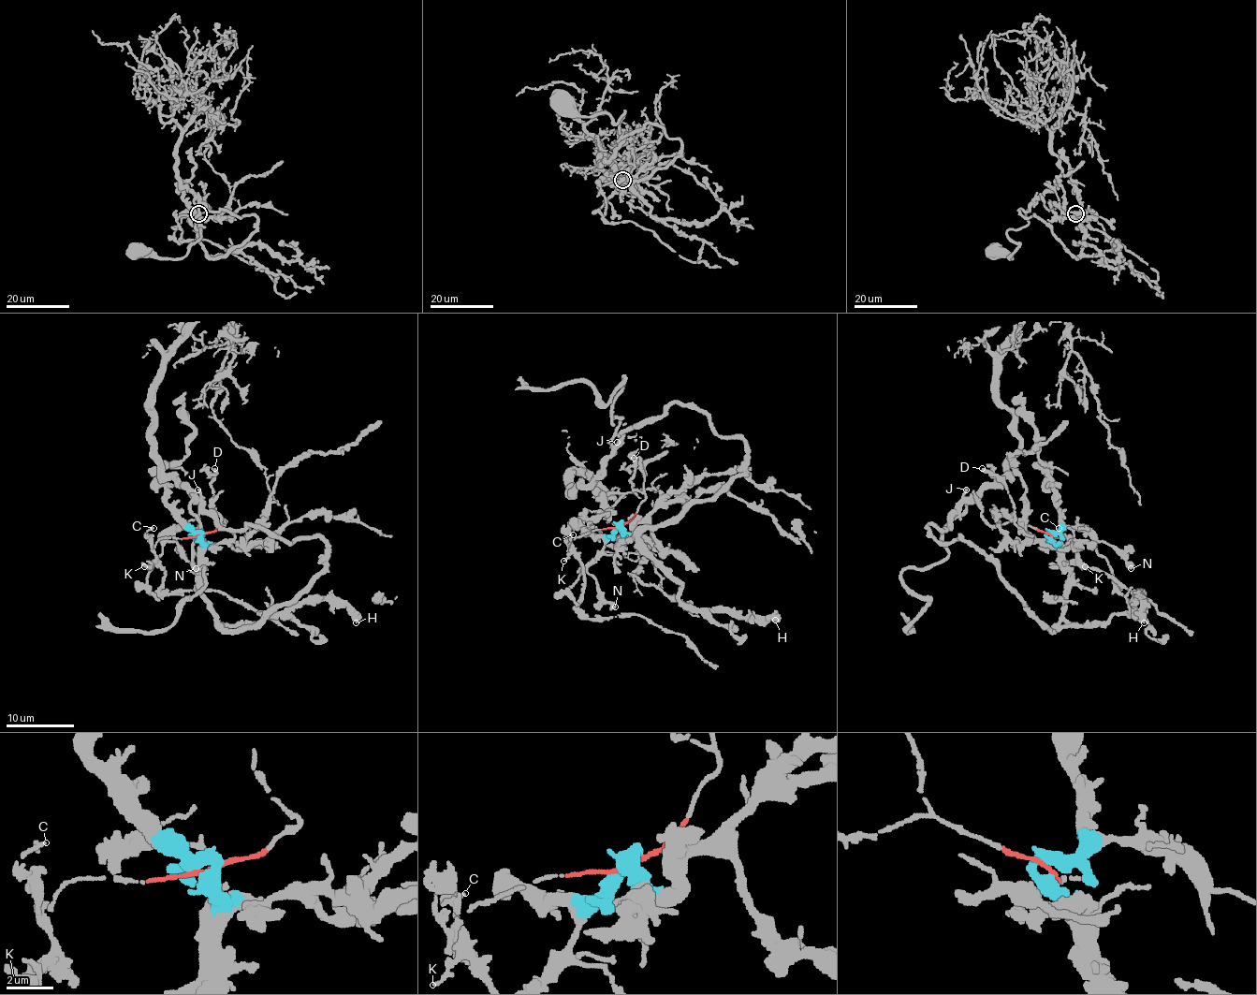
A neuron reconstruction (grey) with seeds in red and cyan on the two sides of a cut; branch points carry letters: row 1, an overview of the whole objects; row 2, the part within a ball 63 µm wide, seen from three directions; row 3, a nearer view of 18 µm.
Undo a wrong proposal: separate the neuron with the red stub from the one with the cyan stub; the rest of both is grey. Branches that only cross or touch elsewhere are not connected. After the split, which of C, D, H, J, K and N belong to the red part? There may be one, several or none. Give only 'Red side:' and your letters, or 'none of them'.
Red side: C, D, K

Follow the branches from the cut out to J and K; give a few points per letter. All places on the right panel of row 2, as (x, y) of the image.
J: (1049, 533), (1068, 574), (1049, 630), (976, 548), (928, 528), (944, 530), (966, 489)
K: (1049, 533), (1074, 551), (1074, 559), (1085, 567)

